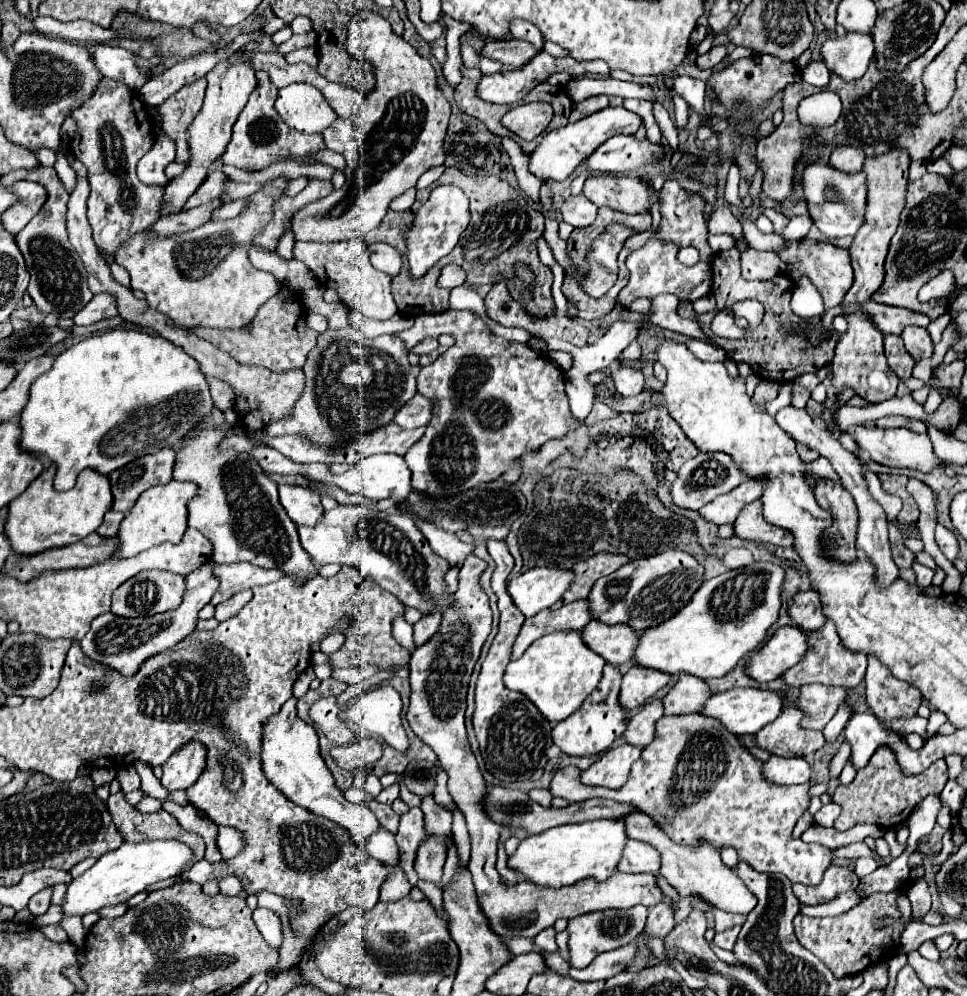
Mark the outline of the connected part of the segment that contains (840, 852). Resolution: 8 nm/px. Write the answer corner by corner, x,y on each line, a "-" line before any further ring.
849,844
849,846
839,846
831,850
833,856
847,856
847,858
859,858
859,856
871,856
871,850
867,844

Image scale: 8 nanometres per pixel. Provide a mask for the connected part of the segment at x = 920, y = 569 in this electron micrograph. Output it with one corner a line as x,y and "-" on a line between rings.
913,564
913,570
915,570
915,574
917,574
917,584
919,584
919,586
929,586
929,584
931,584
931,580
933,580
933,576
935,576
935,572
933,572
931,568

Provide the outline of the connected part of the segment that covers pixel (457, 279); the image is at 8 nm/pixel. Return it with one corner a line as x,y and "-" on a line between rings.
447,264
438,279
438,286
441,288
453,289
463,284
463,268
461,266
455,266
455,264

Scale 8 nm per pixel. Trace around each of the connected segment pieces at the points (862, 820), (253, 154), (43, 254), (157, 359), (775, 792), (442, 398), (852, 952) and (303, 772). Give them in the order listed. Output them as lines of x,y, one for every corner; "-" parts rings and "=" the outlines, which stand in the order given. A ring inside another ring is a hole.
881,746
869,760
869,764
857,772
855,780
849,786
837,786
833,800
841,804
843,812
835,820
837,830
849,830
855,824
875,824
881,828
891,828
909,818
913,808
927,796
939,794
947,782
947,764
945,760
933,762
927,770
919,774
903,774
897,756
891,748
=
257,72
257,88
251,92
249,102
245,104
243,112
239,114
233,126
233,138
223,154
225,164
233,164
243,170
263,170
269,164
277,162
281,156
309,156
317,150
325,148
321,134
301,134
291,130
275,110
277,86
271,82
267,72
=
37,166
35,170
21,168
1,178
1,182
17,182
17,180
35,180
39,184
43,182
49,196
39,216
33,216
33,220
15,236
17,246
27,262
27,270
31,274
27,292
39,310
47,314
51,312
59,318
73,318
93,298
93,294
87,288
87,272
83,268
83,262
67,238
65,212
67,212
69,192
65,190
55,168
45,168
45,166
=
115,328
77,342
57,356
47,374
33,382
29,402
21,412
21,440
25,450
47,456
57,464
55,488
69,490
75,486
77,474
85,468
111,474
143,454
155,454
163,448
179,452
187,434
211,418
213,406
207,376
199,370
199,362
185,350
179,350
179,346
167,342
167,338
159,338
159,334
=
695,712
695,714
679,714
679,716
663,716
663,718
657,722
657,736
655,736
655,740
653,740
649,746
643,748
641,758
631,766
629,780
627,780
625,786
621,786
619,790
601,788
601,786
599,786
599,788
583,786
583,782
579,782
579,774
581,774
581,770
579,770
577,766
567,766
567,768
559,770
559,772
553,776
553,780
551,780
551,788
549,788
551,794
553,794
553,796
561,796
561,798
565,798
565,800
569,800
569,802
583,802
583,800
595,798
595,796
599,796
599,798
611,798
611,800
617,800
617,802
631,802
631,804
637,806
641,812
645,812
645,814
649,814
651,818
655,818
655,822
657,822
659,826
663,826
665,832
669,834
669,838
675,840
677,844
693,844
697,838
705,838
707,842
711,842
711,844
717,846
717,848
735,846
737,852
739,852
739,860
747,862
751,868
755,868
755,870
759,870
759,872
779,872
779,874
785,874
791,882
803,882
803,884
807,884
807,886
819,884
819,882
821,882
821,876
823,876
823,872
825,872
825,868
827,868
829,862
831,862
831,860
829,860
829,848
825,848
825,846
821,846
821,844
805,844
805,842
801,842
801,840
793,840
793,838
791,838
791,830
793,830
797,818
799,818
799,816
807,810
807,806
809,806
809,794
807,794
807,790
809,790
811,782
799,784
799,786
773,786
773,782
767,782
767,778
763,778
763,762
761,762
759,758
755,758
755,756
739,742
737,736
731,734
729,730
723,730
723,726
719,726
719,722
715,722
715,718
703,718
703,714
699,714
699,712
=
429,312
415,317
413,328
399,332
407,348
423,342
431,336
451,334
455,346
443,352
433,364
423,366
417,374
417,390
433,402
433,416
419,442
405,454
405,462
411,468
411,486
419,492
433,496
451,496
469,490
481,482
497,480
505,472
505,462
519,458
527,450
541,448
551,438
563,438
569,432
581,428
583,422
575,422
569,410
569,398
565,392
565,378
545,356
535,354
527,344
509,342
491,334
491,330
473,312
=
879,892
863,898
861,904
857,904
849,912
839,914
835,918
809,918
809,916
797,914
793,920
795,936
807,950
811,950
819,960
823,960
835,976
841,978
841,976
857,974
873,964
875,954
883,950
883,946
889,946
889,944
893,946
901,930
905,928
905,924
899,922
899,910
895,900
897,900
897,892
893,892
893,896
-
883,918
893,918
897,920
897,924
877,928
875,920
883,920
=
287,700
281,706
279,714
275,714
275,718
267,718
267,722
263,722
263,746
261,746
263,772
269,778
269,782
279,792
283,792
289,800
293,800
295,804
299,804
315,814
329,818
333,822
339,822
343,828
347,828
351,832
353,840
361,848
365,848
369,834
373,834
377,830
379,822
367,806
357,806
357,804
353,806
337,790
335,780
319,754
317,730
297,716
295,704
297,704
297,700

